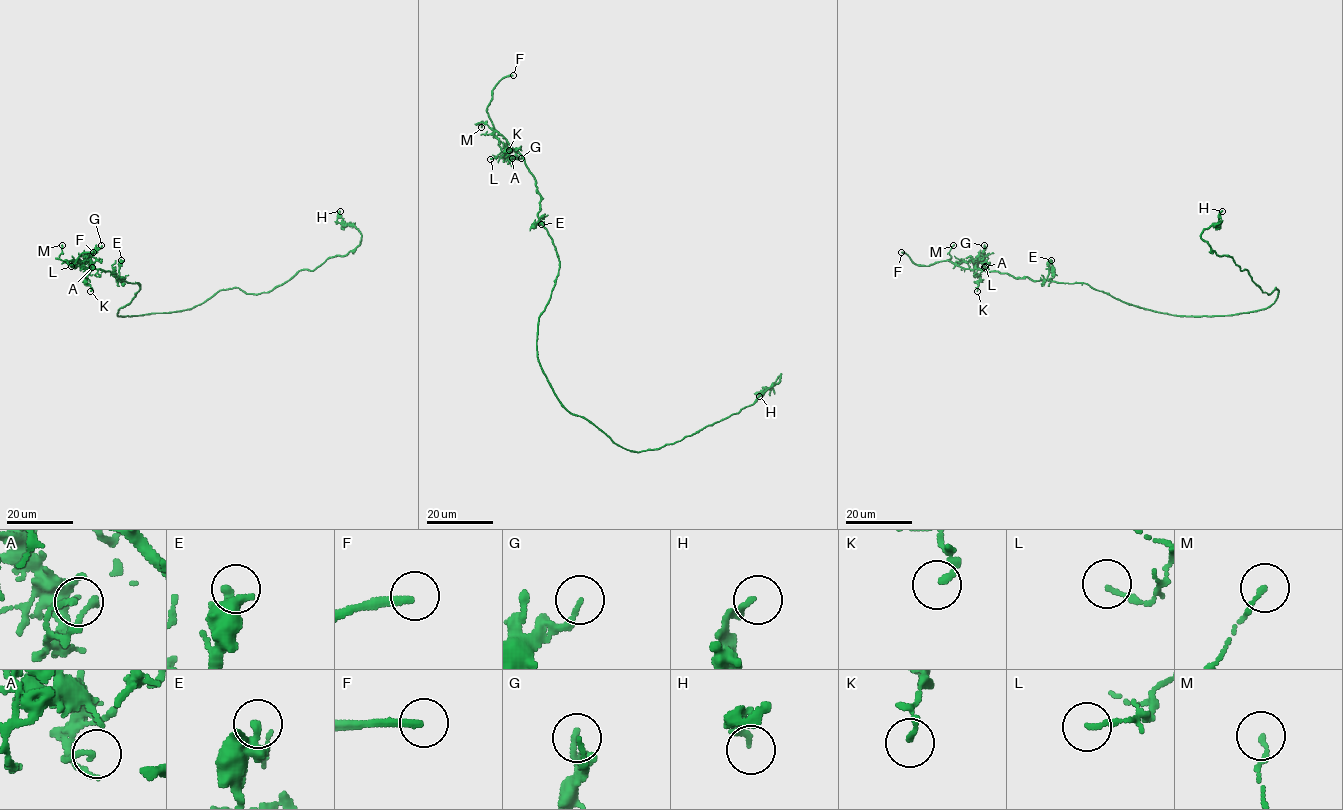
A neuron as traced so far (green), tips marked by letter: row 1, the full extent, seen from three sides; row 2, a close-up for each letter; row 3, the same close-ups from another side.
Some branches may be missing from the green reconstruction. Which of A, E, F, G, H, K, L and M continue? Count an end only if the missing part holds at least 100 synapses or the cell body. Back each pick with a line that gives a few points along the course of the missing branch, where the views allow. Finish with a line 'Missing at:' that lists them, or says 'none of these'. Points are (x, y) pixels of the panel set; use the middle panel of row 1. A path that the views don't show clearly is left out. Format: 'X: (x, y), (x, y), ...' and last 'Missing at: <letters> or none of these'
F: (513, 75), (523, 75), (541, 63), (552, 61)
Missing at: F

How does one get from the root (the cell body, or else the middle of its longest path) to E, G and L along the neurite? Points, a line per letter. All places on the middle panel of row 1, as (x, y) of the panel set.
E: (547, 378), (538, 359), (538, 323), (555, 284), (559, 261), (552, 237), (541, 224)
G: (547, 378), (538, 359), (538, 323), (559, 261), (538, 216), (534, 177), (512, 149), (512, 157), (521, 158)
L: (547, 378), (538, 323), (557, 253), (524, 159), (514, 149), (490, 159)

